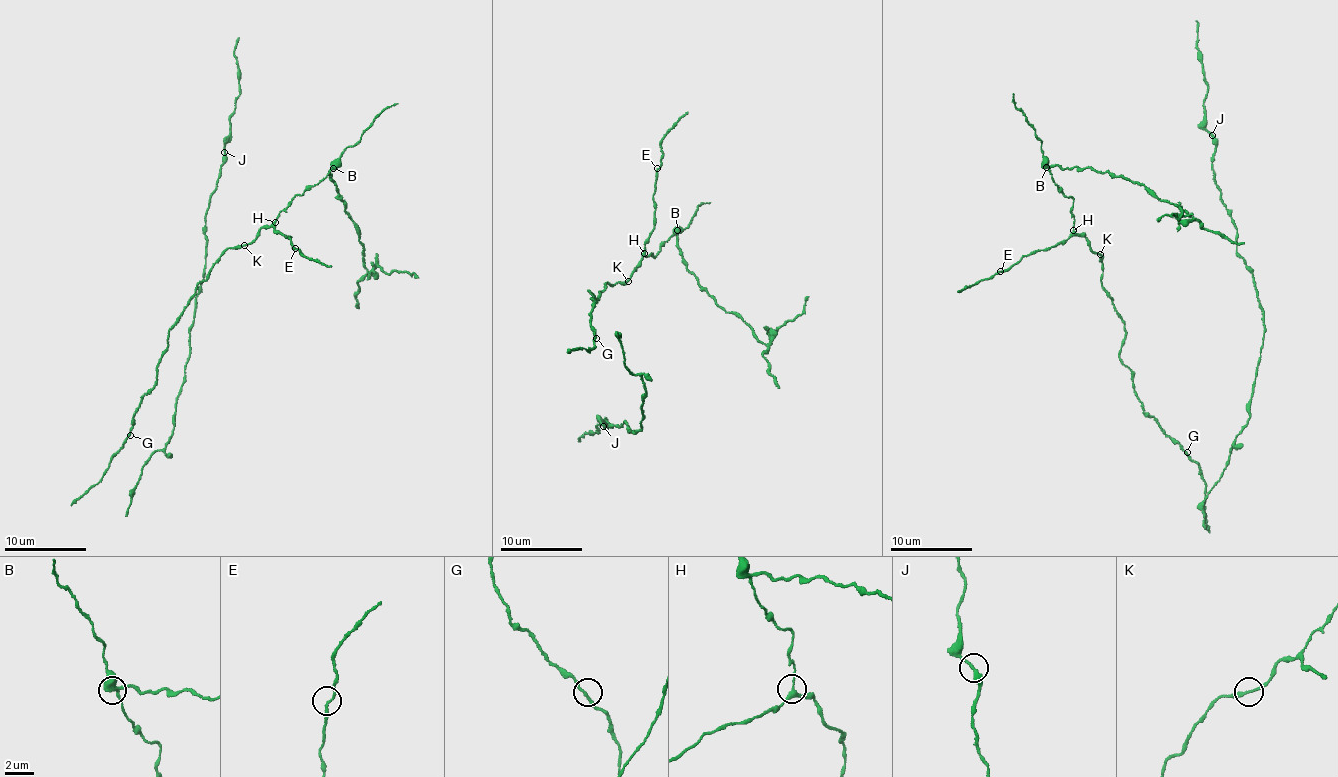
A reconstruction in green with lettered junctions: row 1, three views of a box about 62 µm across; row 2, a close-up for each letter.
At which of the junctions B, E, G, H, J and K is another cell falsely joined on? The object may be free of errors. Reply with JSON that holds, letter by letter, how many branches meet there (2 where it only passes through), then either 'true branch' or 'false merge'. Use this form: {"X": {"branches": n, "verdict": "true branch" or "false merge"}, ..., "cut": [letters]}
{"B": {"branches": 3, "verdict": "false merge"}, "E": {"branches": 2, "verdict": "true branch"}, "G": {"branches": 2, "verdict": "true branch"}, "H": {"branches": 3, "verdict": "true branch"}, "J": {"branches": 2, "verdict": "true branch"}, "K": {"branches": 2, "verdict": "true branch"}, "cut": ["B"]}

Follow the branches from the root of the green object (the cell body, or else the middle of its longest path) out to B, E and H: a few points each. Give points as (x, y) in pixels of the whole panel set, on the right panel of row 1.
B: (1184, 452), (1139, 401), (1120, 356), (1125, 325), (1101, 283), (1102, 258), (1075, 234), (1073, 202), (1046, 167)
E: (1184, 452), (1137, 397), (1120, 356), (1123, 320), (1101, 283), (1102, 258), (1084, 236), (1031, 251), (1000, 272)
H: (1184, 452), (1139, 401), (1120, 356), (1125, 325), (1101, 283), (1102, 258), (1073, 230)

